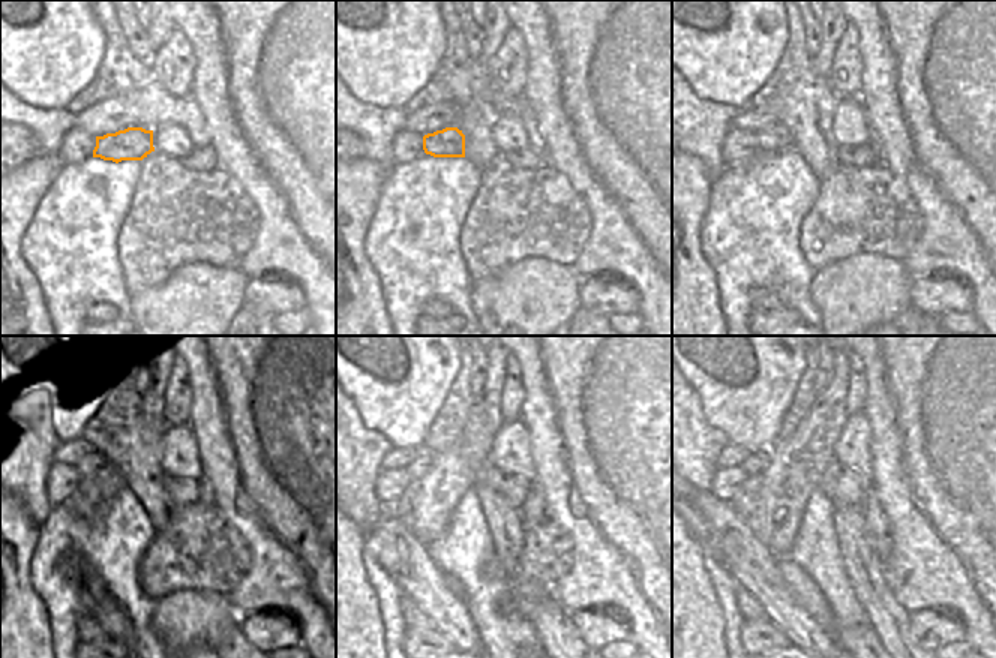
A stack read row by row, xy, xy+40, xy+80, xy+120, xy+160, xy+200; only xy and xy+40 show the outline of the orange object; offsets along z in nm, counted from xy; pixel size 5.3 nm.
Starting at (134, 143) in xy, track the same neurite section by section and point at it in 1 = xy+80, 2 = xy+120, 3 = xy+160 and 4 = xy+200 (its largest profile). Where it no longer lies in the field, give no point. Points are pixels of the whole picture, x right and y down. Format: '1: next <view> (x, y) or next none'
1: next xy+80 (776, 138)
2: next xy+120 (90, 463)
3: next xy+160 (419, 468)
4: next xy+200 (758, 460)

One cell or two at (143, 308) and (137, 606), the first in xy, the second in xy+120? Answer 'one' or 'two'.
two

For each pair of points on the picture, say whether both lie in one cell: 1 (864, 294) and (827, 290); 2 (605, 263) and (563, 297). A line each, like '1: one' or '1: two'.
1: one
2: two

